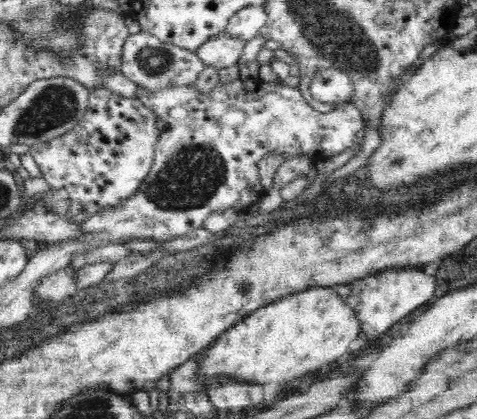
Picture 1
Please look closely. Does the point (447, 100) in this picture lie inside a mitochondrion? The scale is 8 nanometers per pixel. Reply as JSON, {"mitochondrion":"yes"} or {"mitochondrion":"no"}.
{"mitochondrion":"no"}

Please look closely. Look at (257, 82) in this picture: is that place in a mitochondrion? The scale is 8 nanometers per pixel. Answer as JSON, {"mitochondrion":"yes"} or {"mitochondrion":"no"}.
{"mitochondrion":"no"}

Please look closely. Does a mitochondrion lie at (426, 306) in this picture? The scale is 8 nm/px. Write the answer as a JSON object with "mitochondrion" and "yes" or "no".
{"mitochondrion":"no"}

